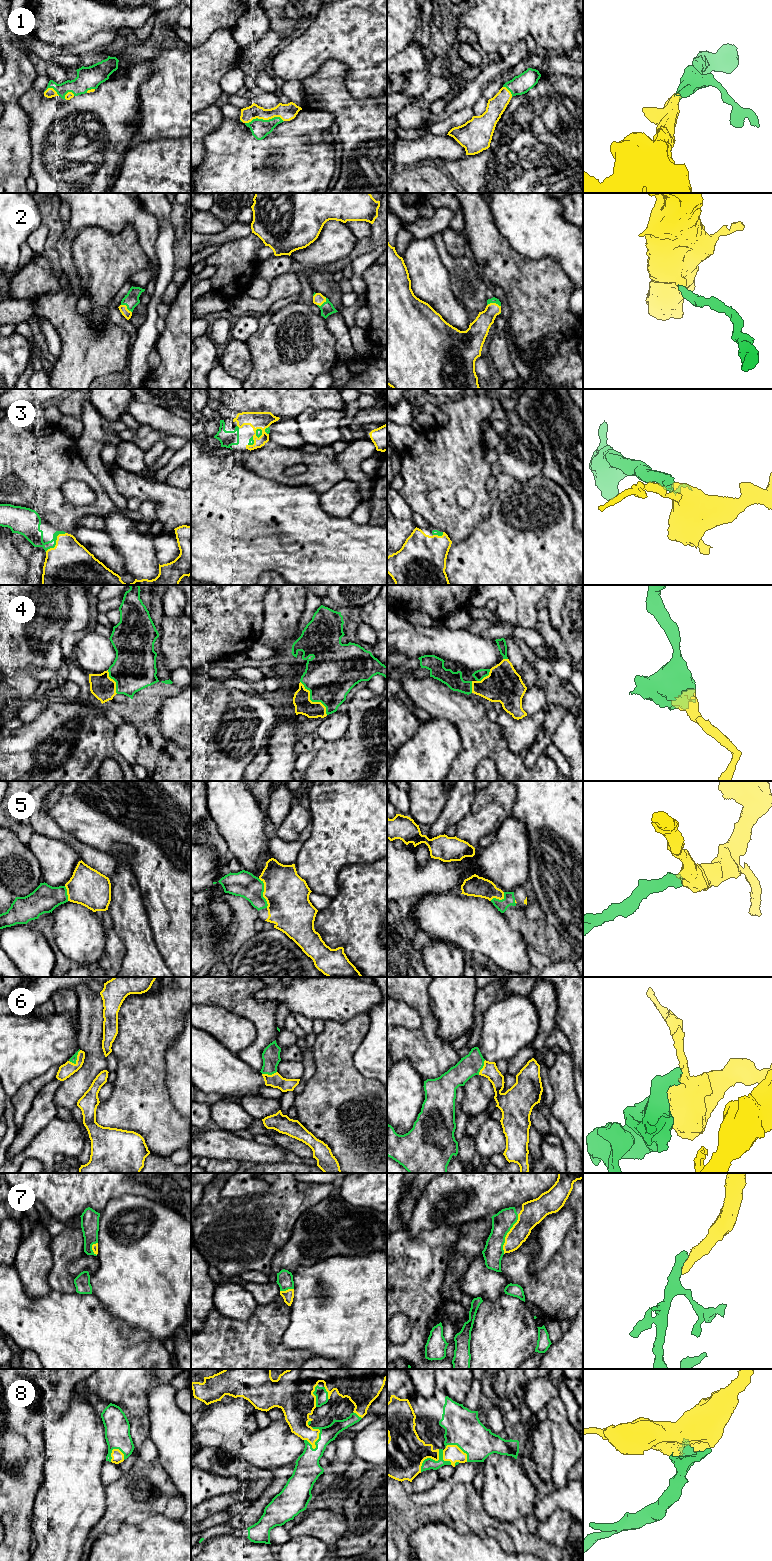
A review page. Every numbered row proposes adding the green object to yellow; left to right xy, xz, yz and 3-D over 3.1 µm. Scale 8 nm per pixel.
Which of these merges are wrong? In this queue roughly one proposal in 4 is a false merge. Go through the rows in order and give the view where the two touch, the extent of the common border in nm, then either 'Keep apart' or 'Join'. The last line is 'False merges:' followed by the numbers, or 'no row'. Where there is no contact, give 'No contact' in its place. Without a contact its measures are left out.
1: Touches yellow in xz. Shared border 320 nm. Join
2: Touches yellow in xz. Shared border 100 nm. Join
3: Touches yellow in xy. Shared border 220 nm. Join
4: Touches yellow in xz. Shared border 340 nm. Join
5: Touches yellow in xz. Shared border 260 nm. Join
6: Touches yellow in xy. Shared border 130 nm. Join
7: Touches yellow in yz. Shared border 340 nm. Join
8: Touches yellow in xz. Shared border 190 nm. Join
False merges: no row

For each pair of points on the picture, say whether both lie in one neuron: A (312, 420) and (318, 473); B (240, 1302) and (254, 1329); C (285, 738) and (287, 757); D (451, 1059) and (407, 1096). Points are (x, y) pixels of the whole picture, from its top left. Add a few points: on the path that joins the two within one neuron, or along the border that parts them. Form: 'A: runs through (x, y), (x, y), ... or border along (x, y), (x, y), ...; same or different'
A: border along (329, 446), (322, 449); different
B: border along (258, 1305), (245, 1320), (225, 1316); different
C: runs through (285, 743), (285, 752); same
D: border along (410, 1061), (423, 1081); different

